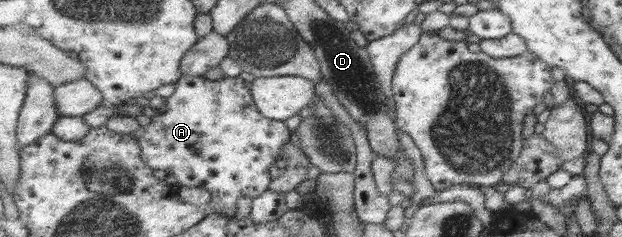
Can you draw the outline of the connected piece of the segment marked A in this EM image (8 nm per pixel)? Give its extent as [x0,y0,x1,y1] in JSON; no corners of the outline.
[133,76,293,219]

